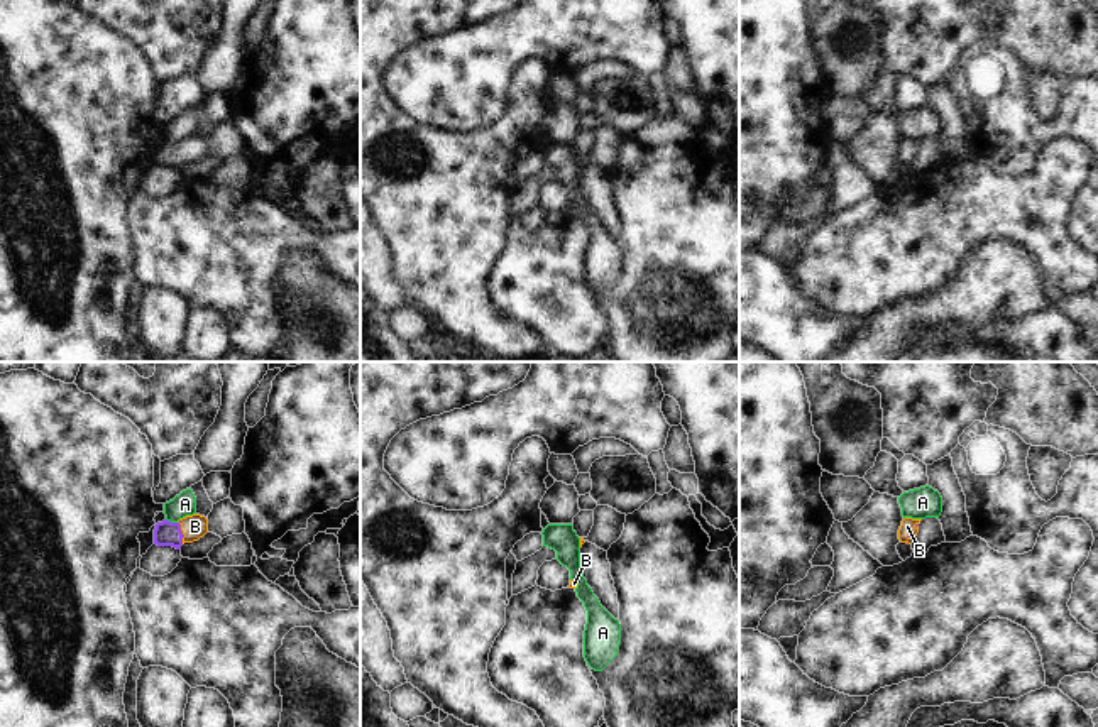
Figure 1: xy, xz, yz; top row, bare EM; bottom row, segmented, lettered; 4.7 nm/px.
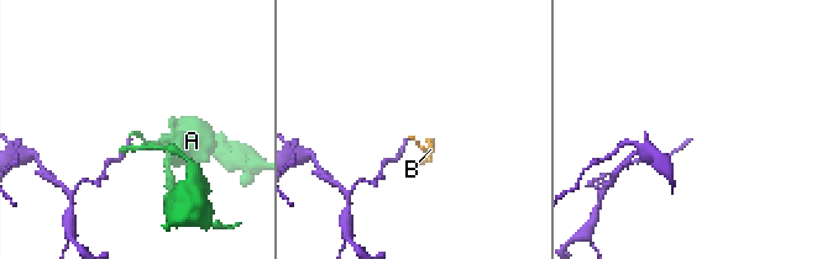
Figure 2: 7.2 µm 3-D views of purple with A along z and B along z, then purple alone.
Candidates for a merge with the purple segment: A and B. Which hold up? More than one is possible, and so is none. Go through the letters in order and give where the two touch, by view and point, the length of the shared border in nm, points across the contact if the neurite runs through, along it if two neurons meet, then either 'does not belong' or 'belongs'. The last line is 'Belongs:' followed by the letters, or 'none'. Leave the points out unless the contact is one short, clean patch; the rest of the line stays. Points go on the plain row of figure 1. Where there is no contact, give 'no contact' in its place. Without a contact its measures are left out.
A: xy (170, 142) | 60 nm | along xy (166, 139), (176, 144) | does not belong
B: xy (181, 154) | 110 nm | across xy (166, 154), (181, 154), (195, 147) | belongs
Belongs: B

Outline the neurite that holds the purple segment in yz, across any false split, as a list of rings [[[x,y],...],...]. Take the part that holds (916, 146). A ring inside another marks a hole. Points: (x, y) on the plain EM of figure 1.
[[[905,139],[902,142],[900,150],[898,150],[898,161],[902,164],[912,166],[915,162],[917,154],[919,154],[920,142],[922,140]]]

